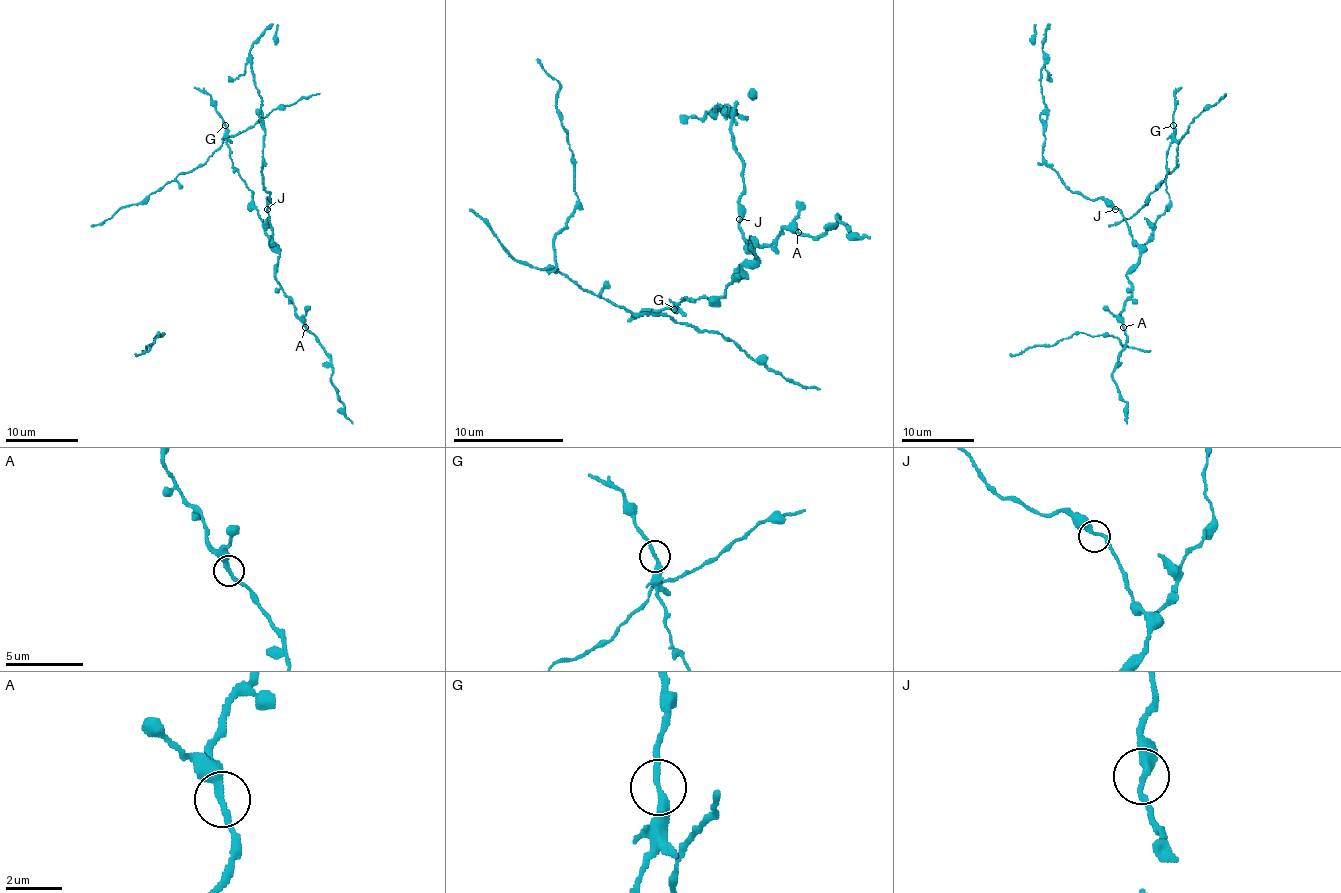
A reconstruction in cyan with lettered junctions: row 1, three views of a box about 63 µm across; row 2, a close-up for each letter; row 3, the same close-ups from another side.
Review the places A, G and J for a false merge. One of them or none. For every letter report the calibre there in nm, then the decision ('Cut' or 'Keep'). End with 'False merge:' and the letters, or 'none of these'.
A: Thickness 260 nm. Keep
G: Thickness 260 nm. Keep
J: Thickness 280 nm. Keep
False merge: none of these

